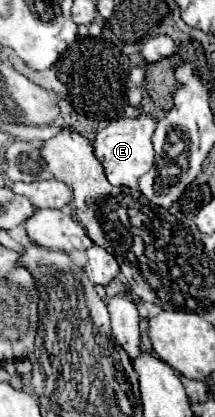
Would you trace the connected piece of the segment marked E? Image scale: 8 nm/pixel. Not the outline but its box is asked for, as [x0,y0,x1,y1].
[92,113,156,187]

